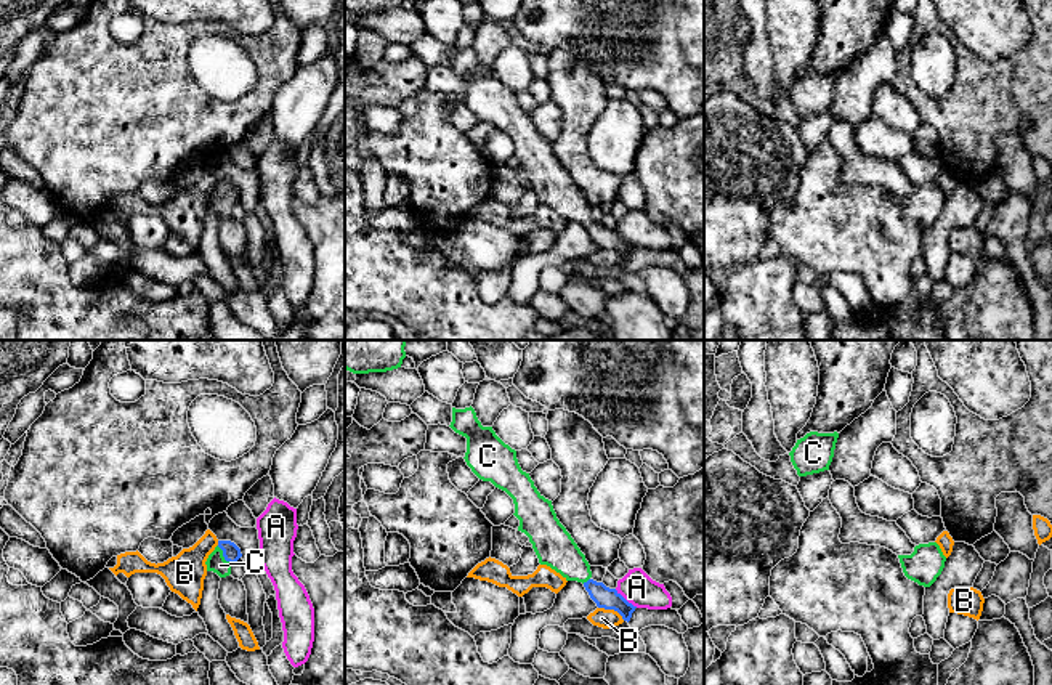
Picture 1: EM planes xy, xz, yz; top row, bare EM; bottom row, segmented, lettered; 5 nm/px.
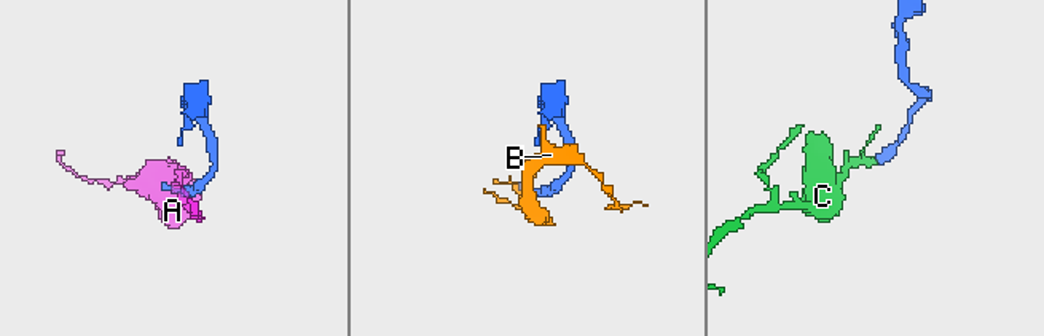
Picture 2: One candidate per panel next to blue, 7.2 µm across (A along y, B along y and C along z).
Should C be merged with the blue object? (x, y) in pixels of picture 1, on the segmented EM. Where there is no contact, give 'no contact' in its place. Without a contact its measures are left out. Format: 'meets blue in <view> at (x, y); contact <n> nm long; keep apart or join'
meets blue in xy at (223, 555); contact 120 nm long; join

